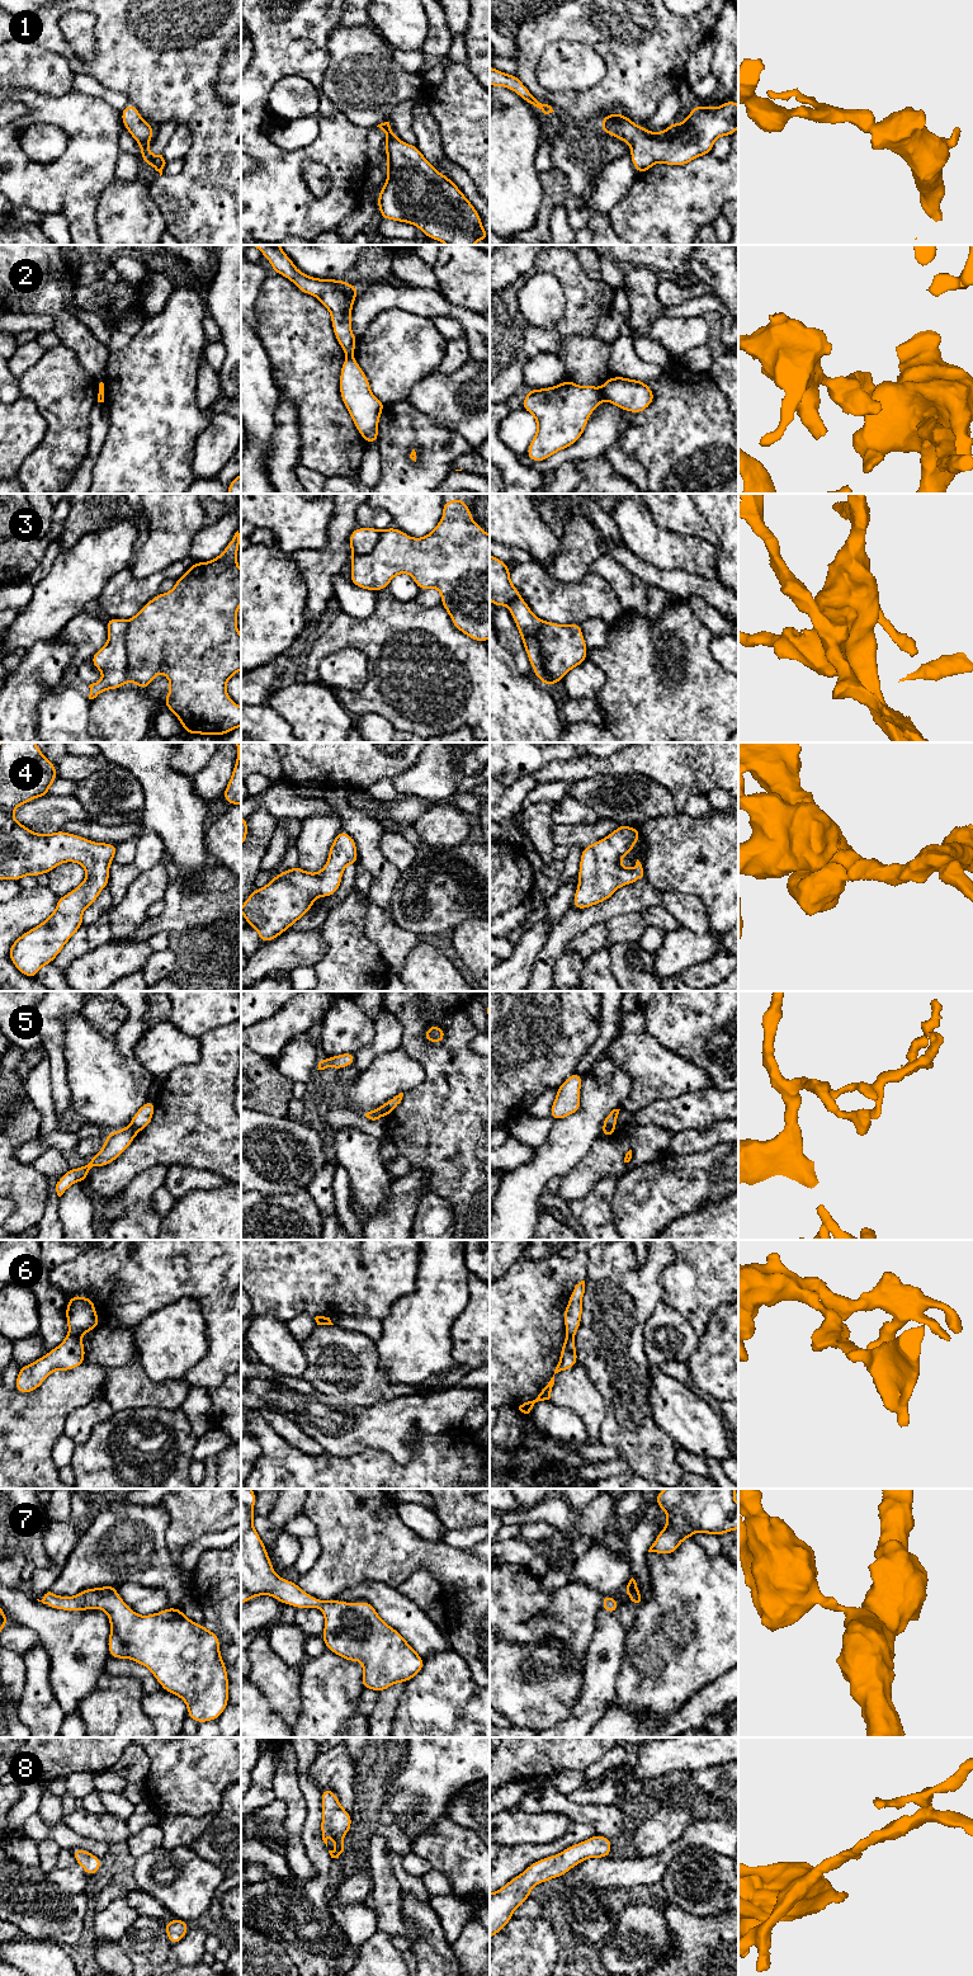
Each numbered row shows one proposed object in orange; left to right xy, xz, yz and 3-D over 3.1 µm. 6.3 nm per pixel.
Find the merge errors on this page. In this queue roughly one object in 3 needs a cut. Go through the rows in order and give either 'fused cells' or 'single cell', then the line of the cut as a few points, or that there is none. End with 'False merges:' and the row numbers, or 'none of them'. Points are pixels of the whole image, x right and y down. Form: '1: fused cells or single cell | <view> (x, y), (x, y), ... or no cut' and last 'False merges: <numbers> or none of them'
1: single cell | no cut
2: fused cells | xz (348, 355), (352, 357)
3: fused cells | yz (541, 621), (538, 640), (542, 670), (551, 684)
4: single cell | no cut
5: fused cells | yz (614, 1127), (603, 1130)
6: fused cells | xy (69, 1333), (79, 1338)
7: single cell | no cut
8: single cell | no cut
False merges: 2, 3, 5, 6

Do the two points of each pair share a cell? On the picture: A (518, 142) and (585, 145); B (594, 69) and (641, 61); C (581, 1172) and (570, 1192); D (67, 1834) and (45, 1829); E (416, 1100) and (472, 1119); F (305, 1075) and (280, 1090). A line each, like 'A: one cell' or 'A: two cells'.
A: two cells
B: two cells
C: one cell
D: one cell
E: one cell
F: two cells

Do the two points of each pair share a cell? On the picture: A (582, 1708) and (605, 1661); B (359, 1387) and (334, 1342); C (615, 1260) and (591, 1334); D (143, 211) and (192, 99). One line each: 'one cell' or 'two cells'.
A: one cell
B: one cell
C: one cell
D: two cells

